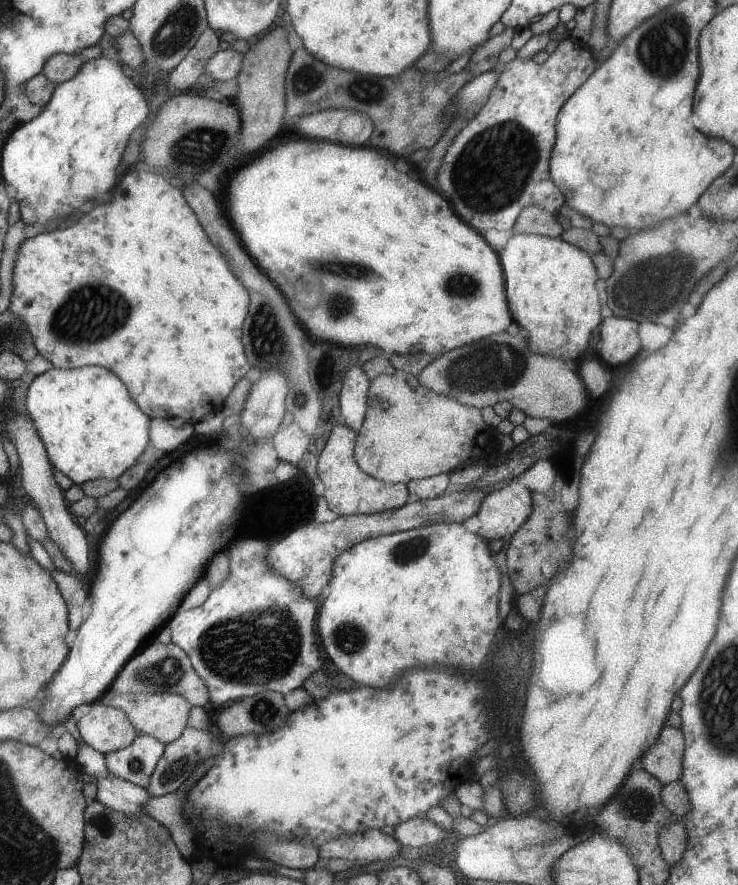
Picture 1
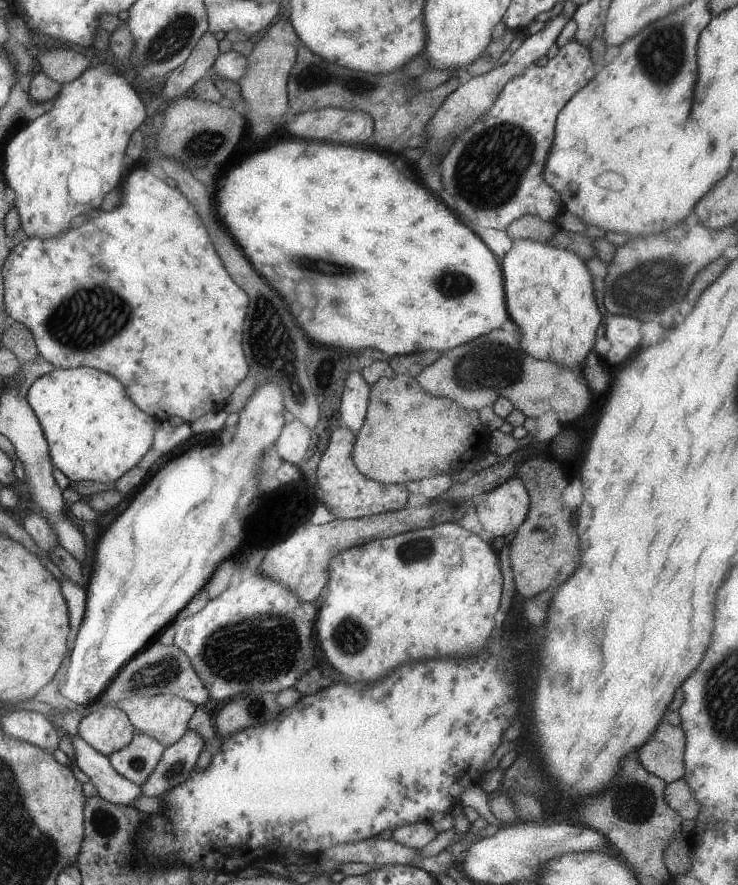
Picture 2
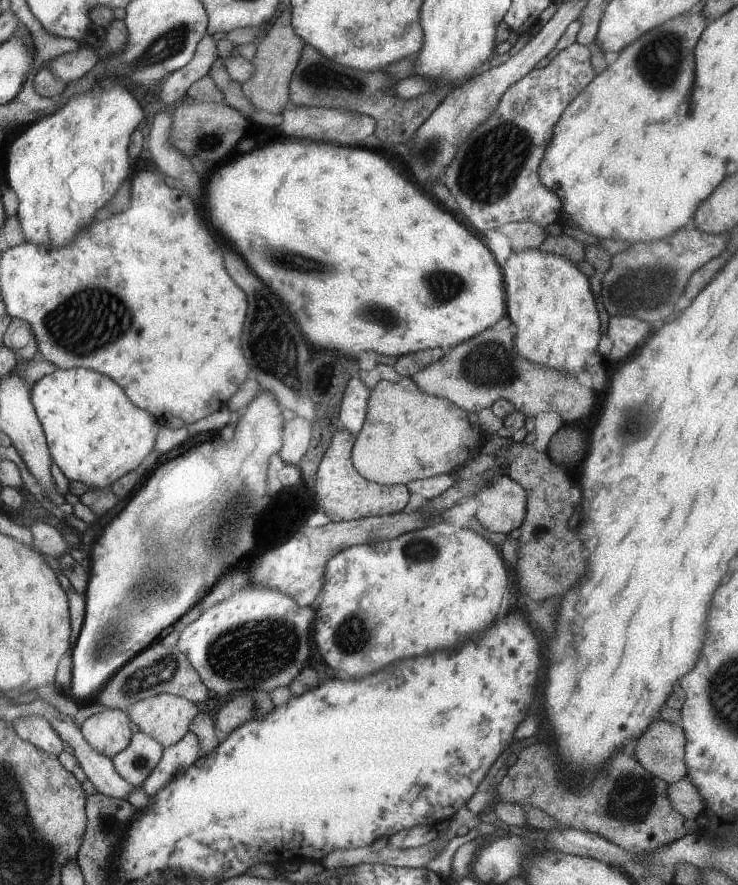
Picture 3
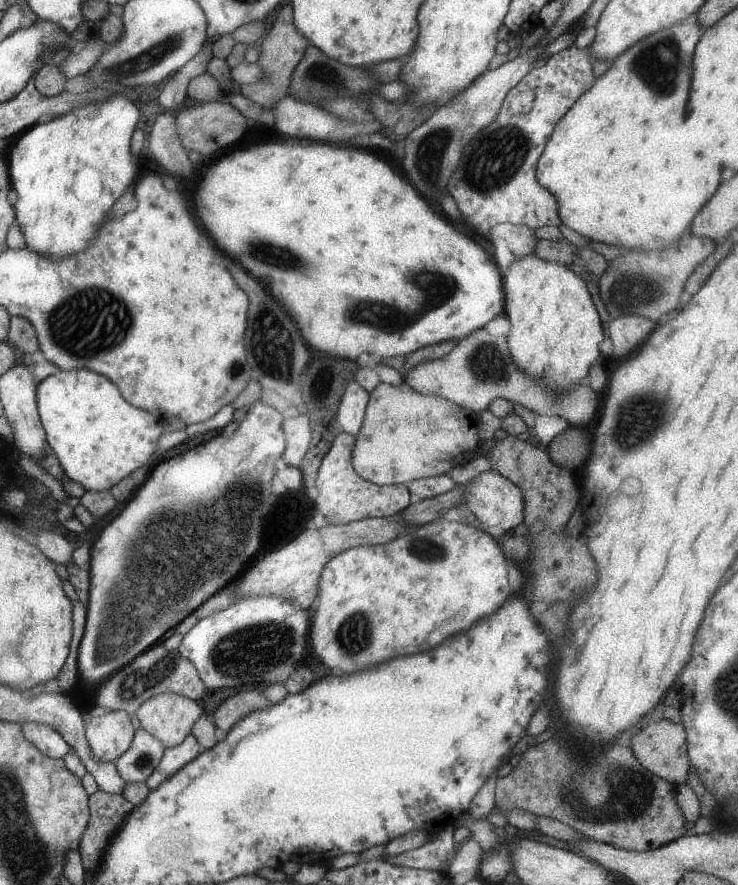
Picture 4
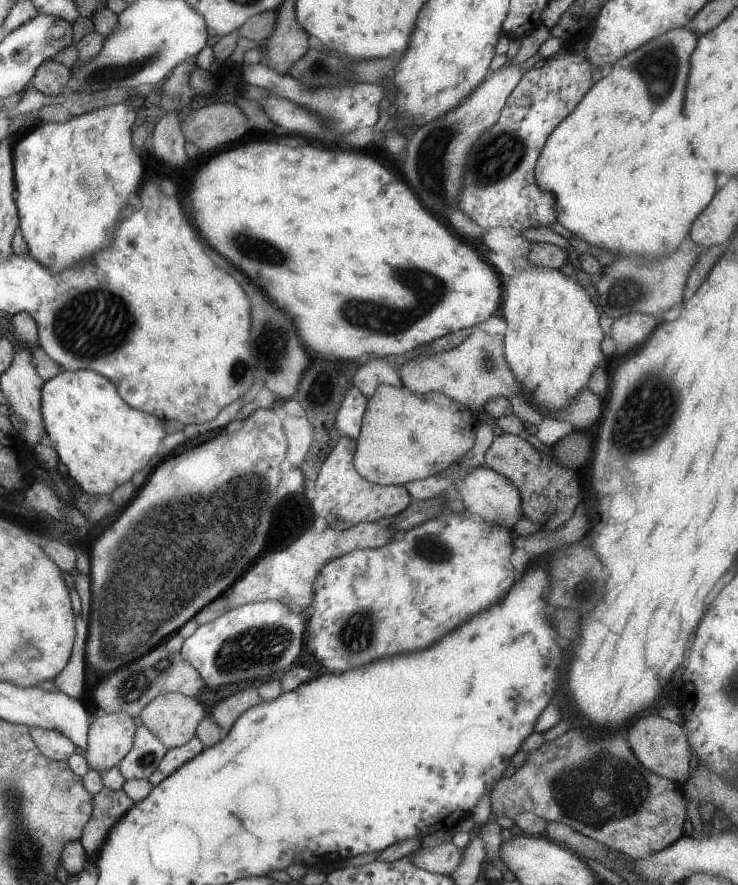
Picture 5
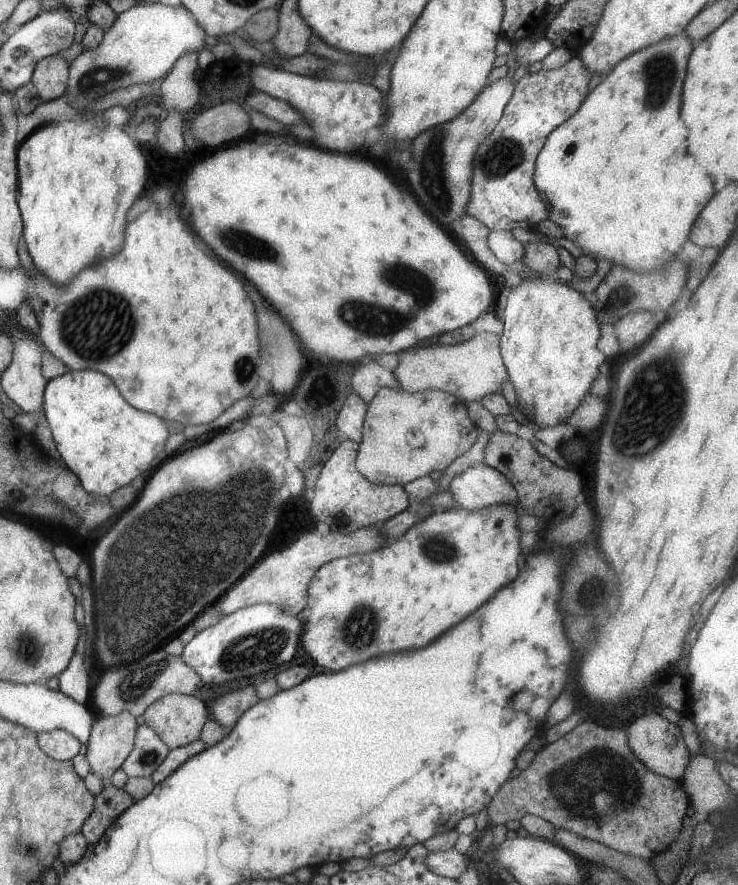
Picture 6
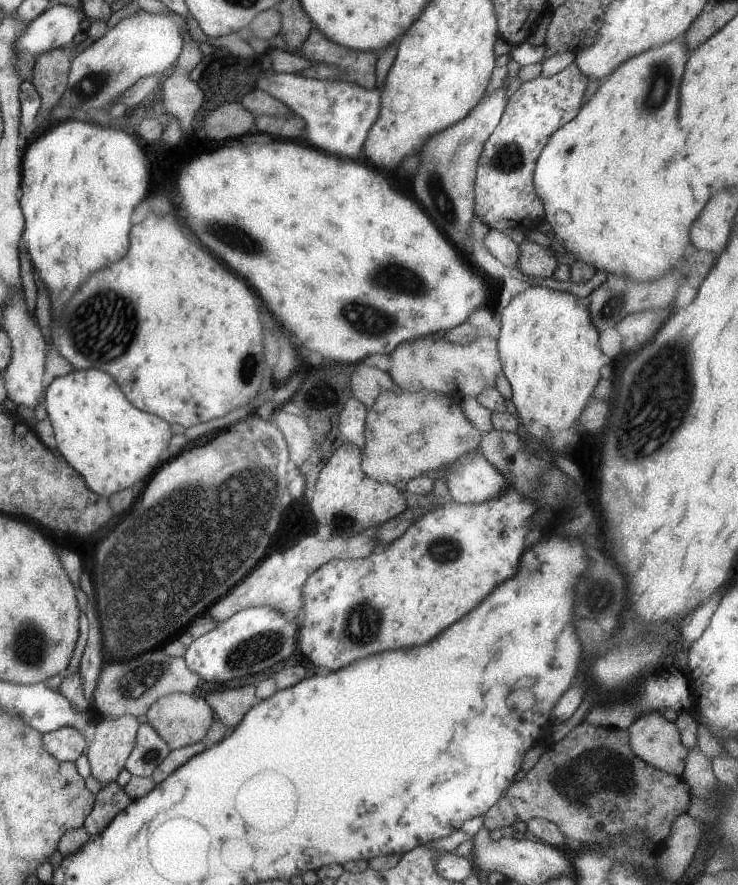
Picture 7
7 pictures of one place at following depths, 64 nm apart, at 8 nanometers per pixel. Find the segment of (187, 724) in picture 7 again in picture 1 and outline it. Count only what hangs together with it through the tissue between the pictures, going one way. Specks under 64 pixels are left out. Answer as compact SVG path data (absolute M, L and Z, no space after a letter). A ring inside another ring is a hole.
M129 692L105 695L102 702L109 707L121 710L135 731L151 736L163 745L173 742L186 728L190 708L185 698L172 693L135 694L135 692Z

